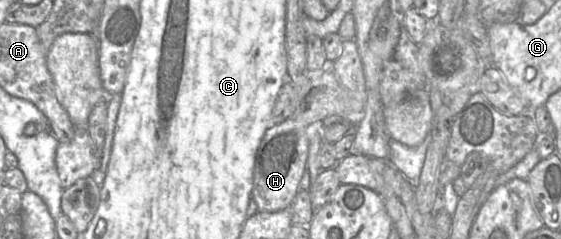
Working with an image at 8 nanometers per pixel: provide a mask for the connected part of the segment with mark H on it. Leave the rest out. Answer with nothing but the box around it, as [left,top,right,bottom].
[252,119,309,212]

